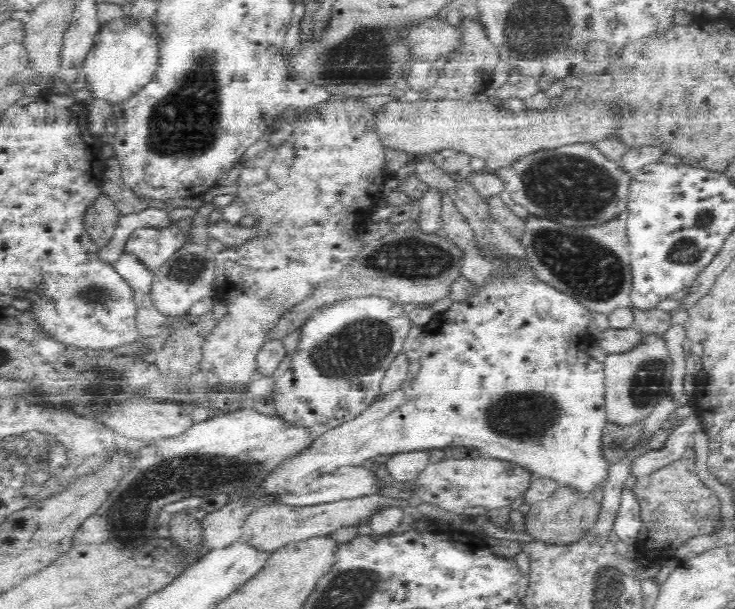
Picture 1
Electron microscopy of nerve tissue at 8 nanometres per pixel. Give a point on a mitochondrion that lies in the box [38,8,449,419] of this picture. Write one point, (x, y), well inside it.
(185, 123)

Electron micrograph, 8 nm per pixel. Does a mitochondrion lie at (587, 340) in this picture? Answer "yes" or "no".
no

